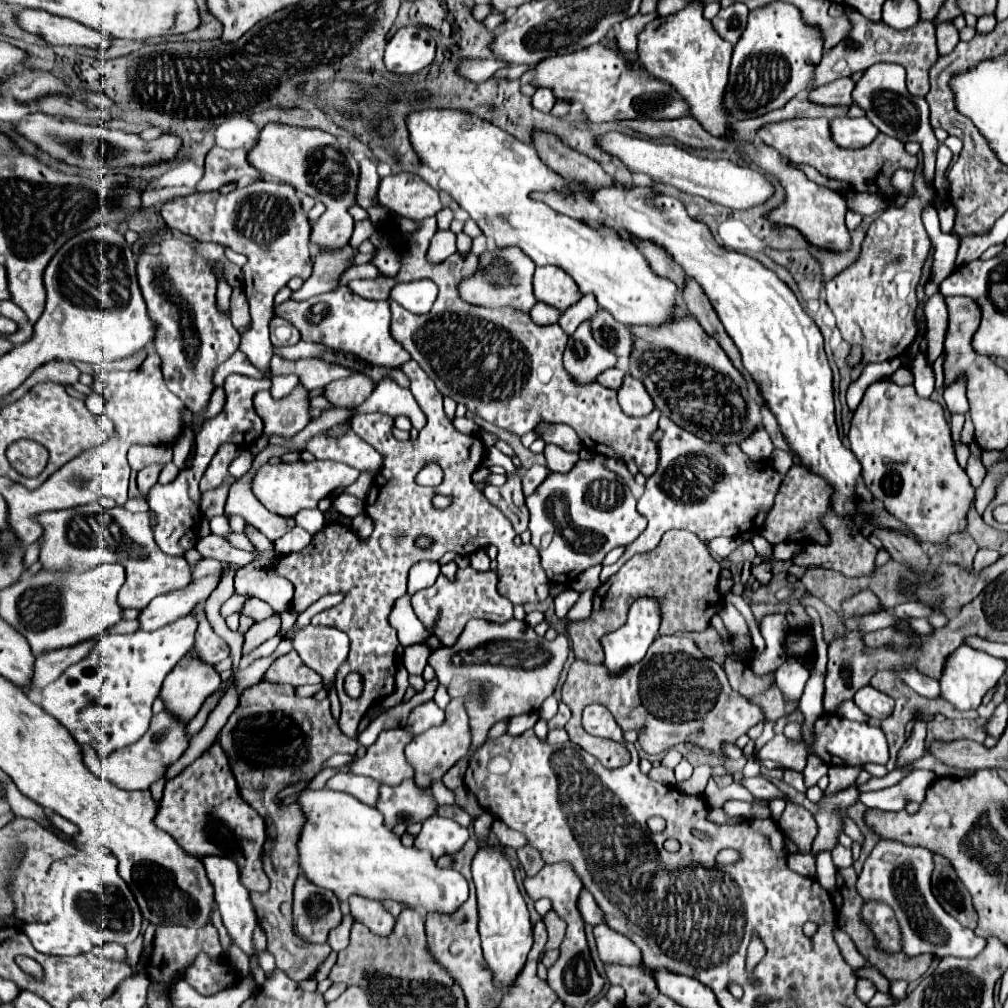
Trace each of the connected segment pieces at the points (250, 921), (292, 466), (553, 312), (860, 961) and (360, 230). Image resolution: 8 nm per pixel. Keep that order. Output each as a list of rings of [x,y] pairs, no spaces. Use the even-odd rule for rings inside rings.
[[[204,857],[204,869],[208,873],[208,879],[214,887],[214,899],[218,903],[218,909],[222,913],[222,921],[232,937],[232,941],[248,955],[252,957],[256,953],[254,949],[254,929],[258,925],[258,919],[256,919],[256,911],[250,903],[250,897],[248,897],[248,891],[246,887],[242,887],[240,883],[240,871],[238,871],[238,865],[232,861],[232,859],[226,859],[226,857]]]
[[[298,461],[298,463],[278,463],[278,465],[262,465],[252,481],[252,493],[256,499],[274,515],[294,517],[300,509],[316,509],[318,501],[328,497],[338,487],[348,487],[358,479],[358,471],[354,467],[346,467],[334,461]]]
[[[538,303],[532,311],[530,311],[530,317],[536,325],[550,325],[550,323],[556,323],[560,319],[562,311],[560,309],[554,309],[546,303]]]
[[[836,925],[836,929],[834,929],[834,941],[838,943],[838,947],[840,947],[840,953],[842,953],[844,961],[846,961],[852,969],[870,967],[870,963],[868,963],[868,961],[864,961],[864,957],[858,953],[858,949],[856,949],[854,941],[848,937],[848,933],[844,933],[838,925]]]
[[[366,219],[366,221],[356,221],[356,227],[354,227],[354,233],[352,233],[352,239],[350,239],[350,245],[358,247],[362,241],[366,241],[374,231],[374,225]]]

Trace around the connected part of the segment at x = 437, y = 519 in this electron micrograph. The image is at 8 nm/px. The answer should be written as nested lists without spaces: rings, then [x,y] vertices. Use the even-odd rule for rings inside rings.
[[[408,361],[406,365],[402,365],[402,373],[410,379],[410,383],[414,385],[422,385],[424,389],[424,413],[428,417],[426,427],[420,431],[418,439],[414,441],[398,441],[392,435],[392,419],[388,415],[378,415],[378,413],[364,413],[364,415],[354,415],[352,417],[352,431],[364,439],[368,445],[372,445],[384,459],[384,465],[380,469],[380,473],[374,477],[372,489],[366,497],[366,513],[372,517],[374,521],[374,533],[370,535],[368,543],[362,543],[356,533],[350,527],[342,527],[340,523],[330,523],[326,525],[318,535],[312,537],[312,543],[300,551],[300,553],[290,553],[286,557],[282,557],[276,563],[276,573],[290,579],[294,585],[294,599],[292,599],[292,607],[294,609],[306,609],[310,607],[314,601],[318,601],[322,595],[328,593],[336,593],[336,591],[344,591],[346,597],[338,605],[318,613],[316,617],[312,617],[312,625],[330,625],[334,629],[344,631],[350,637],[350,655],[346,657],[346,663],[342,667],[348,667],[348,671],[358,671],[364,677],[364,693],[360,699],[350,699],[344,691],[344,675],[338,673],[337,695],[342,705],[342,713],[340,713],[340,729],[342,733],[346,733],[348,737],[356,739],[358,735],[358,725],[362,721],[362,717],[368,713],[368,709],[372,707],[374,701],[388,697],[394,693],[394,673],[396,673],[396,649],[398,649],[398,637],[396,631],[392,629],[392,625],[388,623],[388,615],[392,611],[392,605],[398,597],[402,597],[406,593],[406,579],[408,579],[408,571],[414,563],[418,561],[440,561],[440,557],[448,551],[454,551],[458,555],[472,555],[474,551],[478,551],[480,547],[486,547],[488,543],[498,547],[497,555],[497,574],[498,574],[498,593],[506,599],[510,599],[512,603],[520,605],[520,603],[538,603],[544,601],[550,593],[550,583],[546,573],[542,571],[540,565],[540,555],[532,545],[522,545],[522,547],[514,547],[514,527],[510,523],[510,519],[506,519],[506,515],[502,515],[502,511],[498,511],[498,507],[494,507],[482,491],[478,491],[474,487],[474,483],[470,481],[470,475],[478,469],[478,465],[482,463],[484,455],[486,455],[486,447],[482,443],[482,439],[478,435],[466,435],[460,433],[452,419],[446,417],[444,409],[442,409],[442,393],[436,389],[434,381],[420,369],[420,365],[416,361]],[[428,461],[436,461],[442,469],[444,469],[444,481],[438,487],[420,487],[414,477],[416,473],[422,469],[424,463]],[[436,495],[444,495],[450,497],[450,505],[446,509],[438,509],[432,503],[432,497]],[[420,535],[430,535],[434,539],[434,545],[426,551],[414,547],[414,539]]]

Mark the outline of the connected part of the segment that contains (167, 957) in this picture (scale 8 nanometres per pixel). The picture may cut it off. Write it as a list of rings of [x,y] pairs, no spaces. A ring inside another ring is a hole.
[[[206,923],[200,929],[182,927],[182,925],[170,925],[170,927],[162,925],[162,927],[158,927],[156,937],[154,937],[154,951],[152,951],[152,957],[150,957],[150,963],[148,963],[150,979],[160,981],[160,983],[178,981],[178,971],[182,967],[188,967],[200,951],[206,951],[212,957],[218,957],[222,953],[218,931],[216,931],[216,927],[212,923]]]

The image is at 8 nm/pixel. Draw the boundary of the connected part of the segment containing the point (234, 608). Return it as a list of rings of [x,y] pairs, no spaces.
[[[232,595],[224,605],[222,605],[222,615],[224,617],[228,617],[228,615],[232,615],[232,613],[240,613],[242,611],[242,607],[246,605],[246,599],[250,599],[252,595]]]

